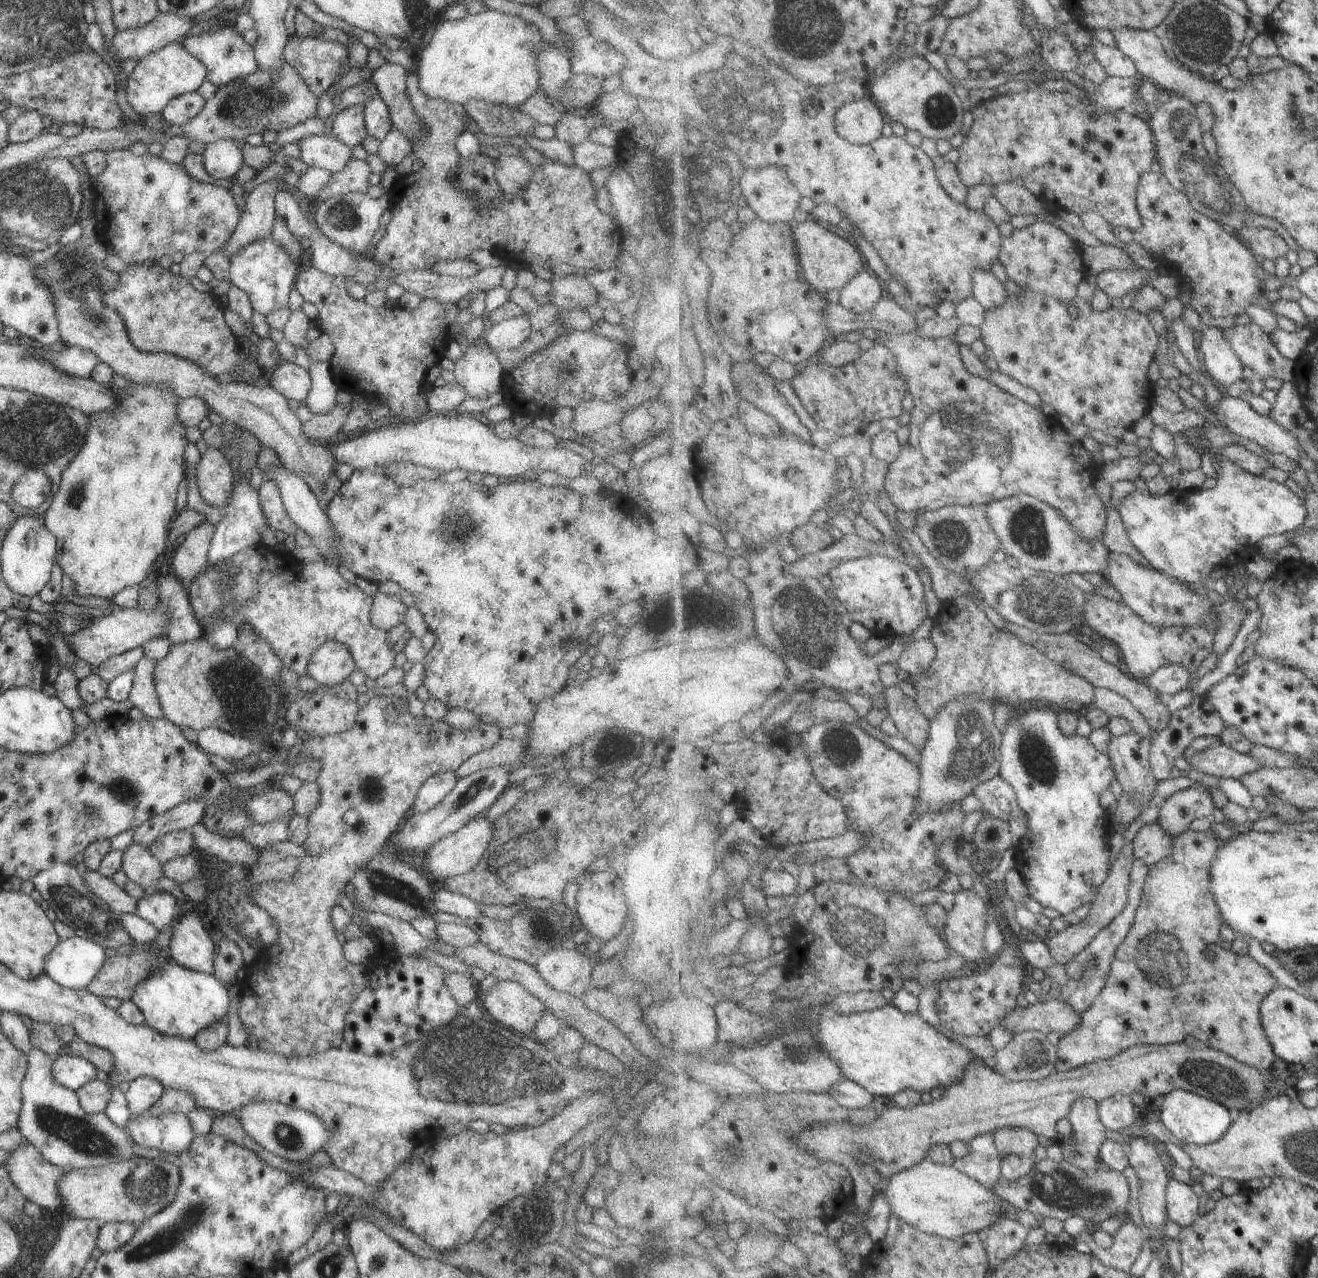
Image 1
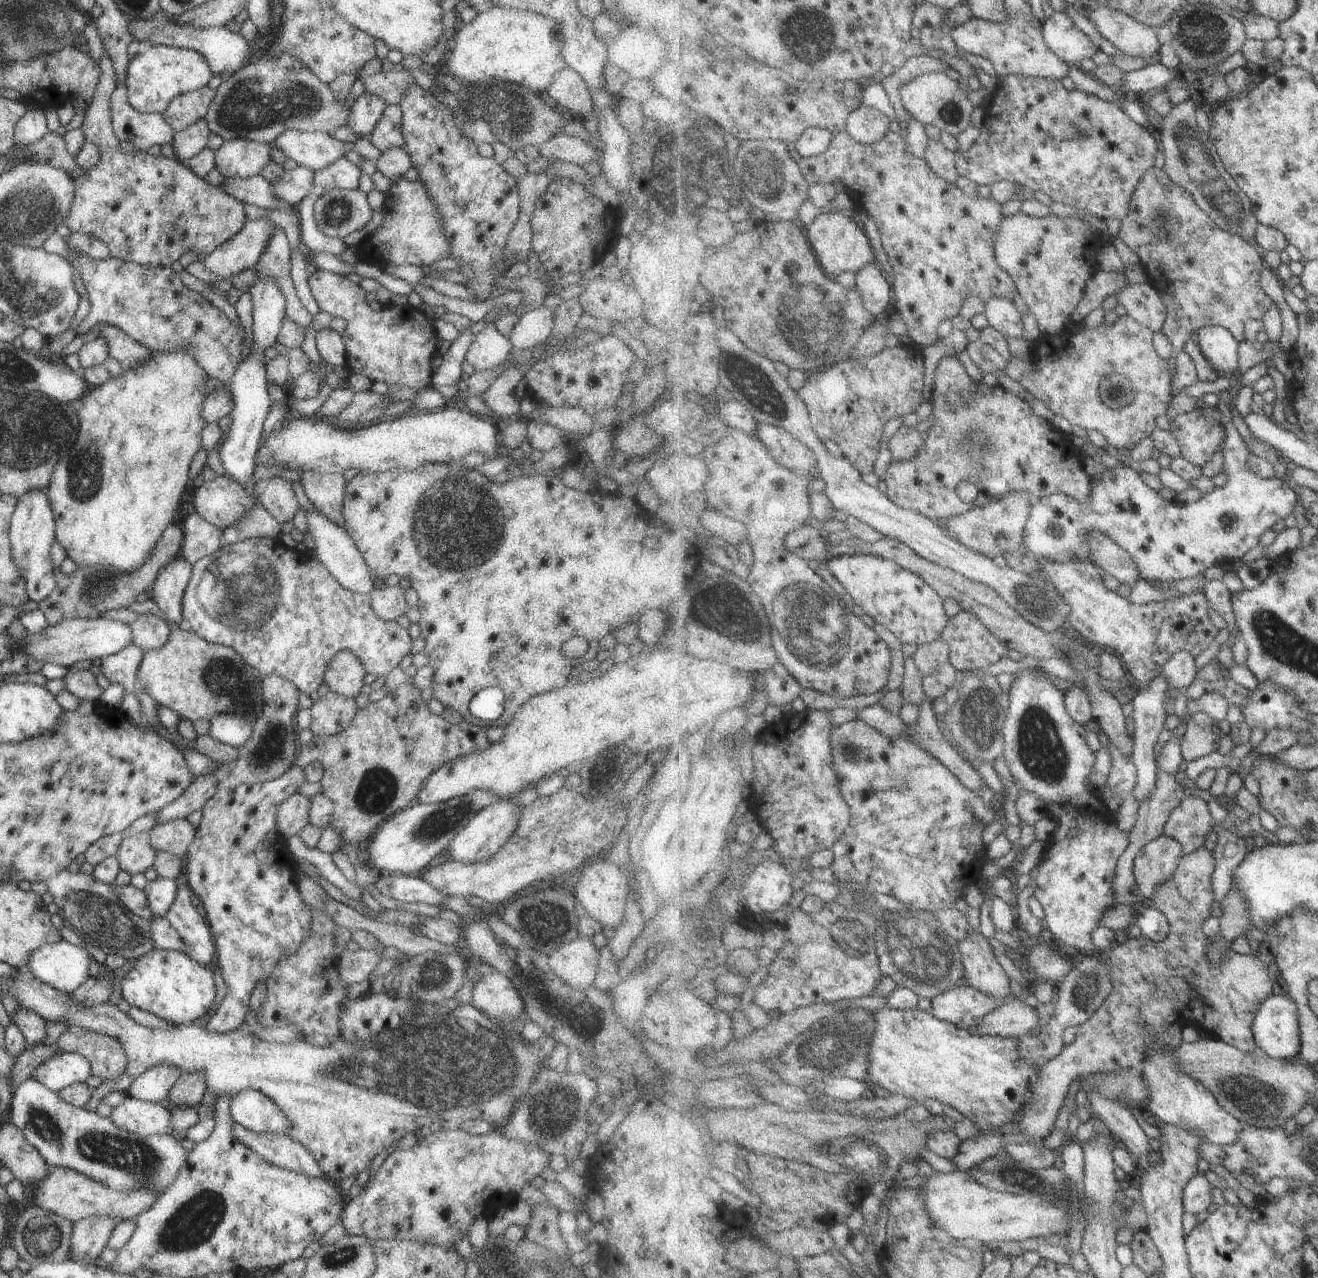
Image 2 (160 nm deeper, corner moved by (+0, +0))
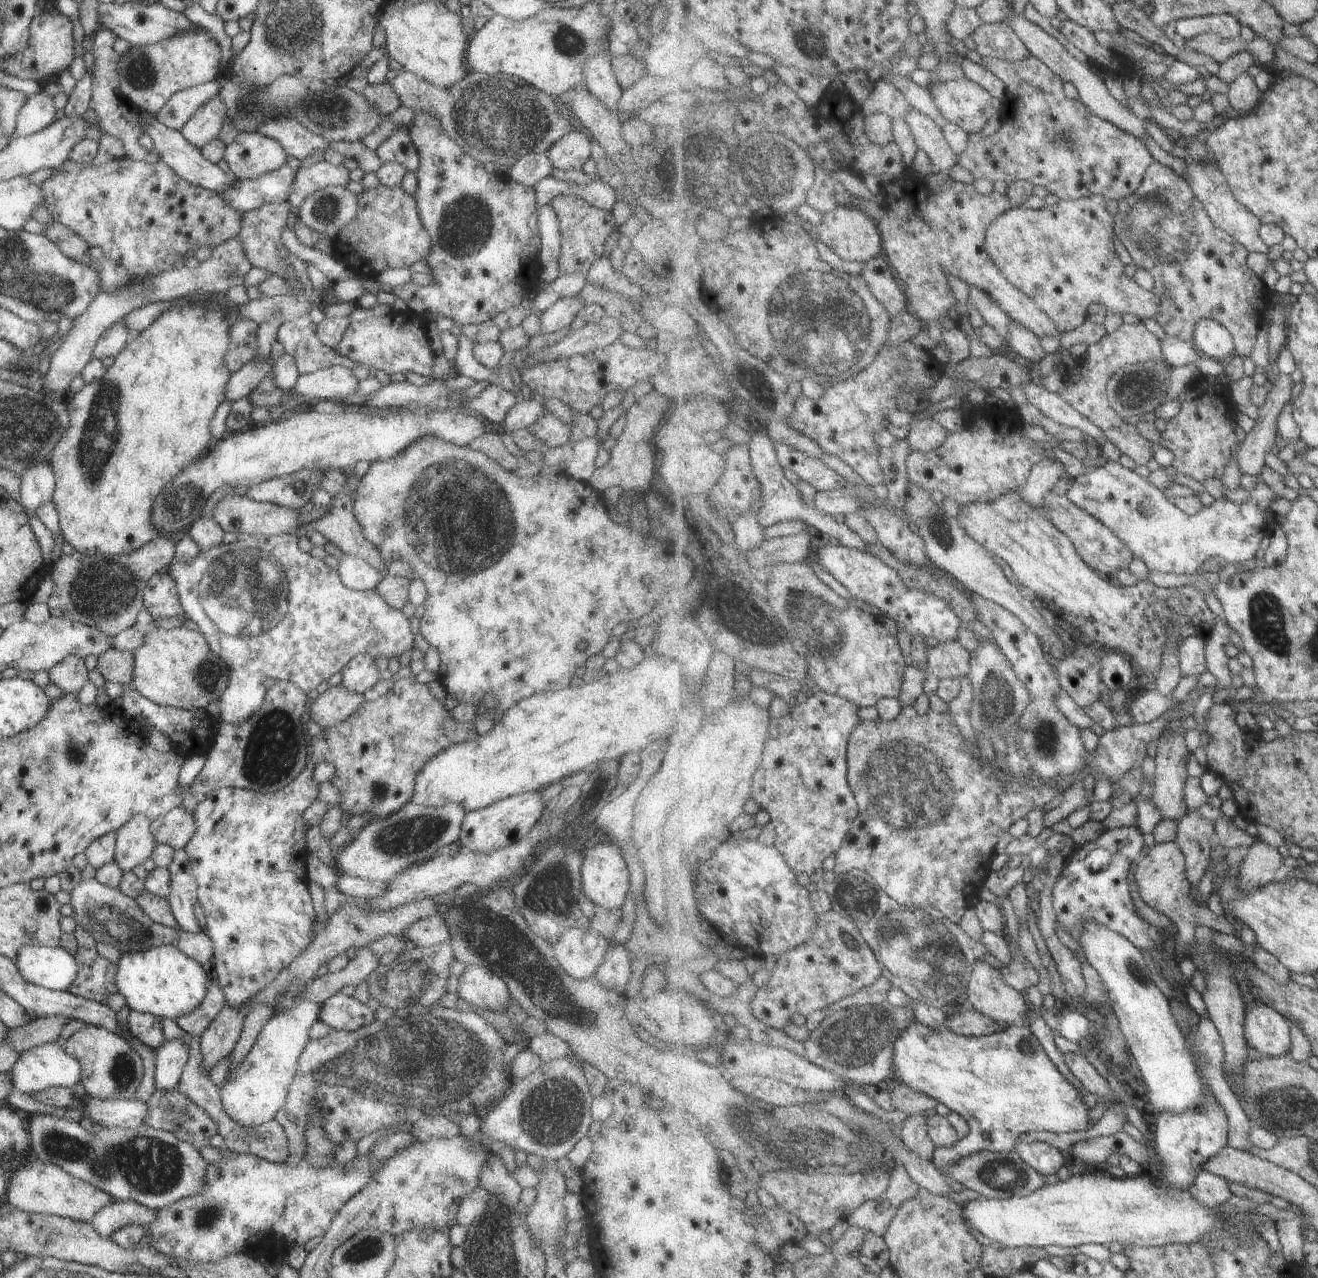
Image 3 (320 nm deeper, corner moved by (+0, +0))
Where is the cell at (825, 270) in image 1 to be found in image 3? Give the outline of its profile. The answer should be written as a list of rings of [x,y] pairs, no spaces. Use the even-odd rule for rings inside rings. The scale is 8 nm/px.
[[[840,206],[824,215],[823,223],[818,227],[820,239],[828,244],[844,261],[859,262],[861,265],[884,254],[885,244],[878,221],[870,218],[860,207]]]

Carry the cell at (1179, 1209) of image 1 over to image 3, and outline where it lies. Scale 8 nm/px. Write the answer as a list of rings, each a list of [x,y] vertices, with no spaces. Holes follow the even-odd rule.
[[[1208,1171],[1200,1172],[1197,1181],[1189,1188],[1189,1191],[1207,1207],[1215,1209],[1230,1202],[1234,1196],[1225,1178]]]

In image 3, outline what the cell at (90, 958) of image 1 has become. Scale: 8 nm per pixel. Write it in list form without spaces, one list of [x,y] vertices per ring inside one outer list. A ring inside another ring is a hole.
[[[24,945],[14,961],[27,983],[54,991],[66,991],[78,972],[74,955],[61,946]]]

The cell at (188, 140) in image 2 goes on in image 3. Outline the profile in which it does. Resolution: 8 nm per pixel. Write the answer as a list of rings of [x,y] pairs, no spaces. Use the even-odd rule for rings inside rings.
[[[214,95],[206,104],[202,104],[179,130],[192,145],[203,147],[218,133],[225,122],[227,110],[220,95]]]

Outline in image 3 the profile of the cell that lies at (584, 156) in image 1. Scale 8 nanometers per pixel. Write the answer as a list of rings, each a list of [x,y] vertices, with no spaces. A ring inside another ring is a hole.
[[[570,132],[559,138],[546,152],[553,168],[582,169],[590,158],[592,139],[587,132]]]

